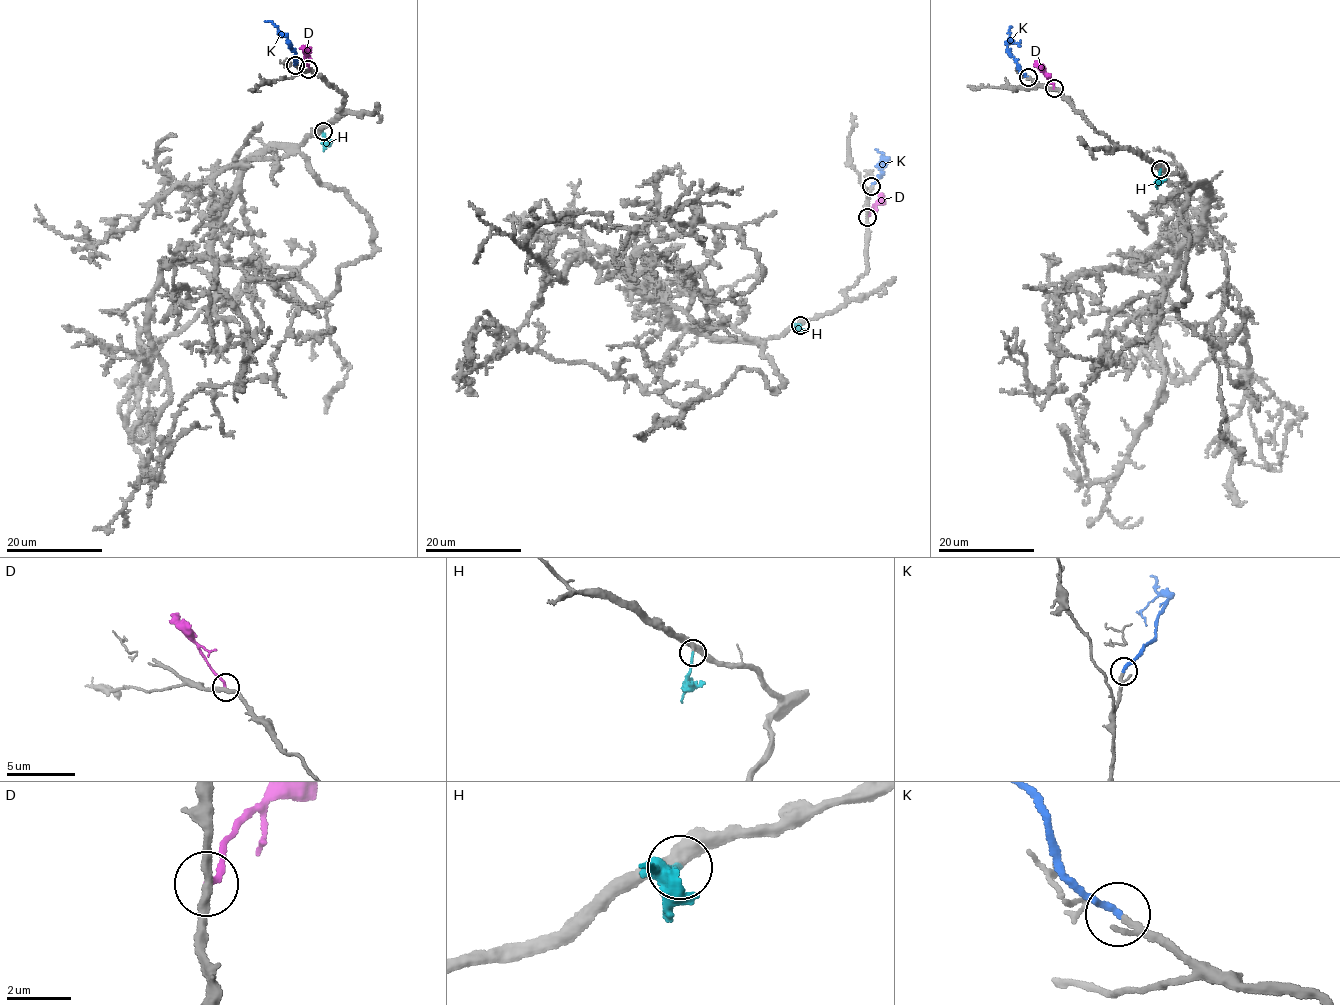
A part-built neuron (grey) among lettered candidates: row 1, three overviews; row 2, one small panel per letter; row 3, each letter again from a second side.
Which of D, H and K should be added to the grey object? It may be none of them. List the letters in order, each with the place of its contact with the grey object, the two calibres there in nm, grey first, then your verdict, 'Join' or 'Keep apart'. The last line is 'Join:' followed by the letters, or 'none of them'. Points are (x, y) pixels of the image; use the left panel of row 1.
D: Touches grey at (308, 69). Thickness 280 nm (grey) against 180 nm. Keep apart
H: Touches grey at (323, 131). Thickness 360 nm (grey) against 180 nm. Join
K: Touches grey at (295, 65). Thickness 180 nm (grey) against 240 nm. Join
Join: H, K

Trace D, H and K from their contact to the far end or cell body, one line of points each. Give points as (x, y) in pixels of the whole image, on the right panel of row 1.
D: (1054, 87), (1035, 62)
H: (1160, 169), (1156, 187)
K: (1028, 77), (1009, 52), (1011, 27)

